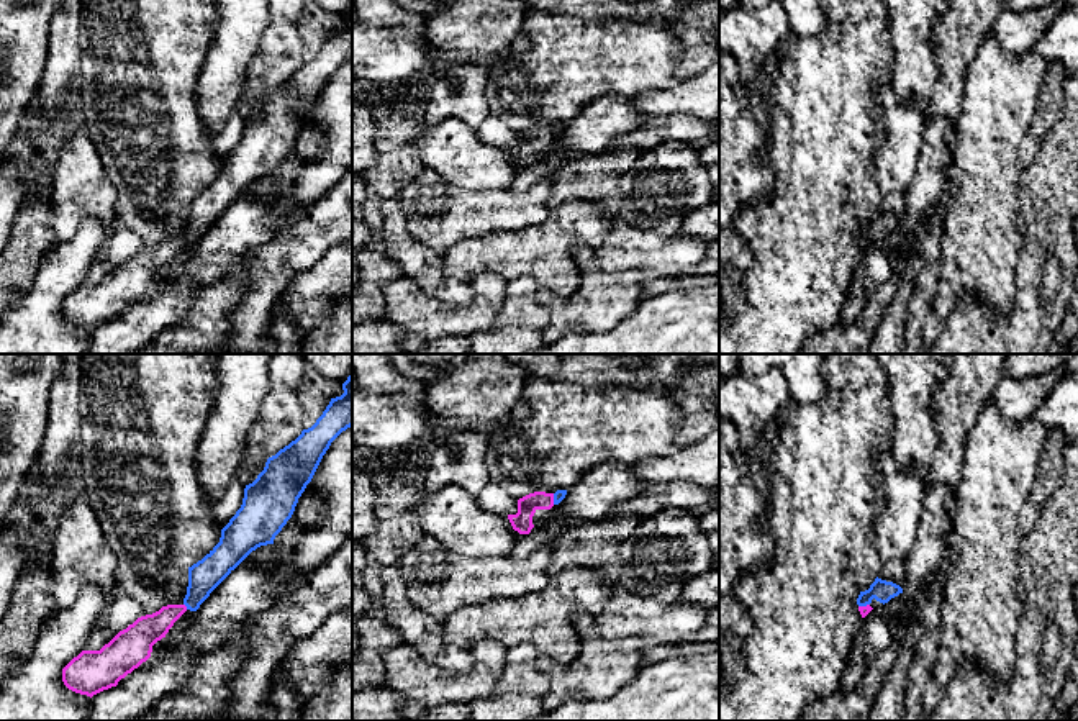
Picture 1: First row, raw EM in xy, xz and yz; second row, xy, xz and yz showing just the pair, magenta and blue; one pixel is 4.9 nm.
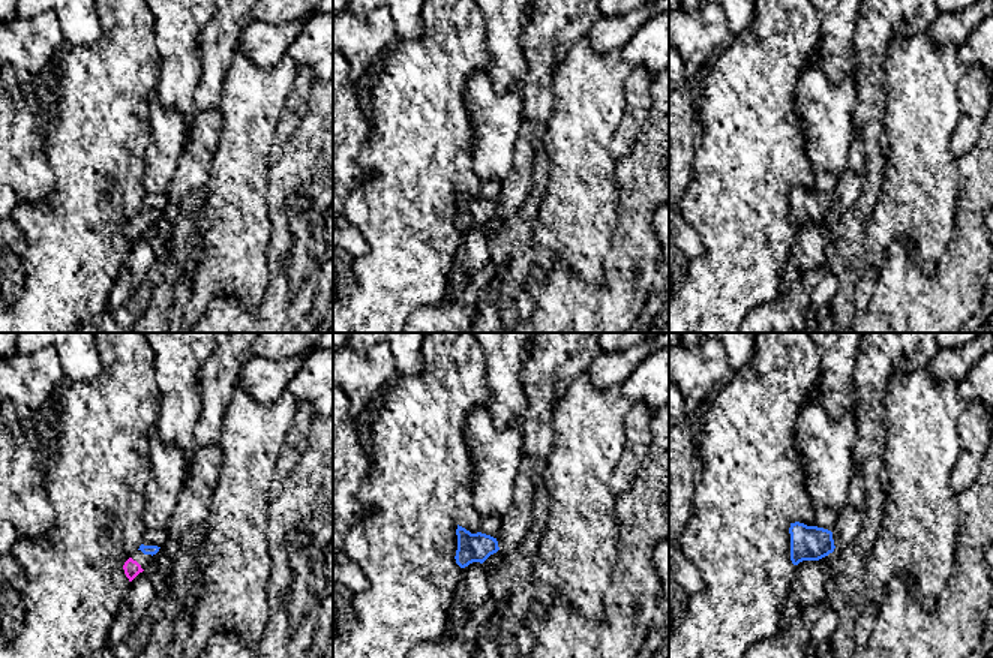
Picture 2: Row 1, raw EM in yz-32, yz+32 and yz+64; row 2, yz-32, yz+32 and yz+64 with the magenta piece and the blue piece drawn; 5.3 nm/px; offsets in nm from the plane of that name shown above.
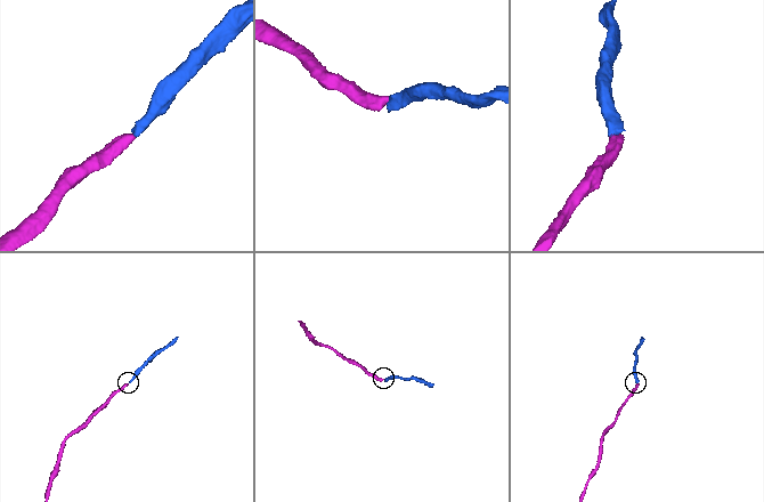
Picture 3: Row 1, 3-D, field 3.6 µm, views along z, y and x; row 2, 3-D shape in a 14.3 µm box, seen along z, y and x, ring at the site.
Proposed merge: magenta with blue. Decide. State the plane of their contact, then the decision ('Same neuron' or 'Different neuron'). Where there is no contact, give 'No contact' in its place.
Touches magenta in xy. Same neuron

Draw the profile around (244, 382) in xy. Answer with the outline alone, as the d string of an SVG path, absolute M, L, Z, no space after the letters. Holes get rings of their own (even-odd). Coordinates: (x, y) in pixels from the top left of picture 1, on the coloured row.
M220 354L220 392L197 447L197 470L213 503L241 467L249 429L269 392L272 354Z

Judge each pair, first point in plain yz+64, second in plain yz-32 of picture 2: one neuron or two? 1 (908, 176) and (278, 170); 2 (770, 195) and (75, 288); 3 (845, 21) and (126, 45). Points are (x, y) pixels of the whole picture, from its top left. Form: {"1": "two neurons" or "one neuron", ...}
{"1": "two neurons", "2": "one neuron", "3": "two neurons"}

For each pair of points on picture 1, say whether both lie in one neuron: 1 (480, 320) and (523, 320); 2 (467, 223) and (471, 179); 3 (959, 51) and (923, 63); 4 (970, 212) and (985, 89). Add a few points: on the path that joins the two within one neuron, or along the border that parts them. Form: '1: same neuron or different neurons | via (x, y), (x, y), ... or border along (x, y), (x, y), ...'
1: different neurons | border along (507, 282), (507, 297), (497, 320), (469, 336)
2: different neurons | border along (434, 172), (467, 190), (507, 189)
3: different neurons | border along (939, 20), (934, 27), (939, 77), (931, 95)
4: same neuron | via (985, 181), (985, 120)

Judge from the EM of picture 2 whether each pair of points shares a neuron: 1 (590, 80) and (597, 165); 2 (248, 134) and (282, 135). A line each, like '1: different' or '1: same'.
1: same
2: different

